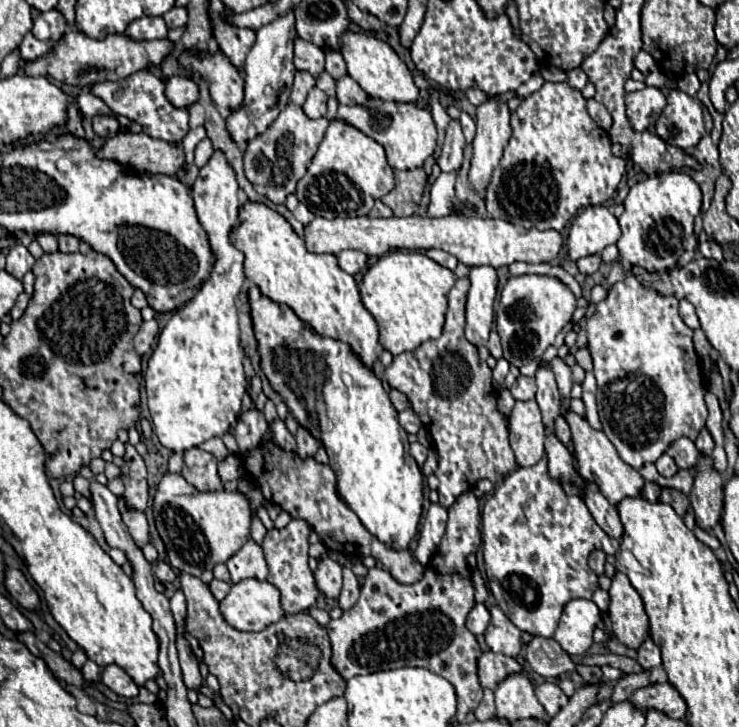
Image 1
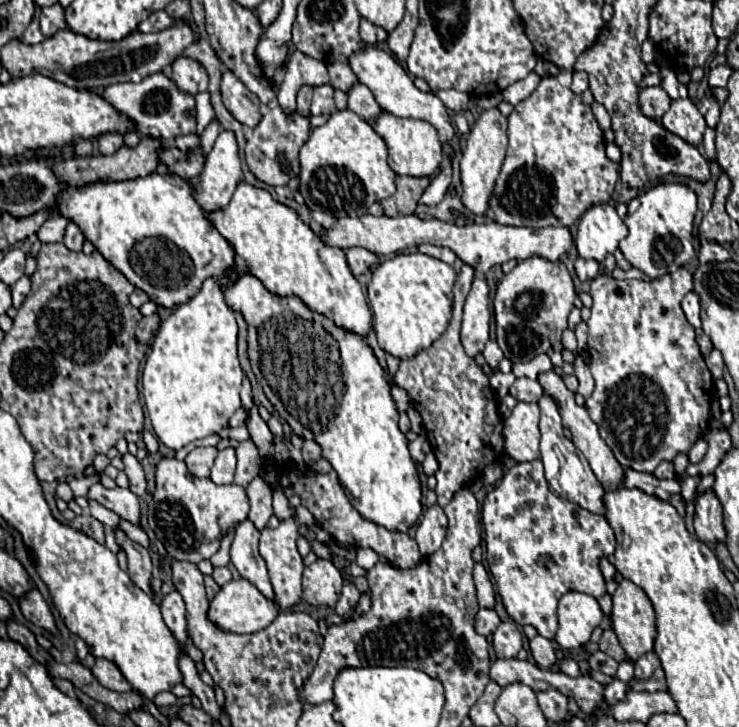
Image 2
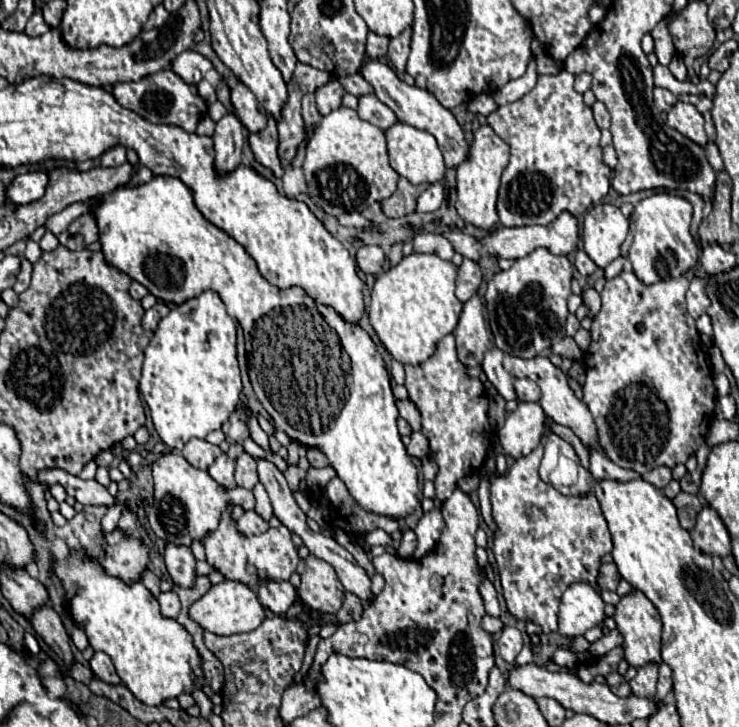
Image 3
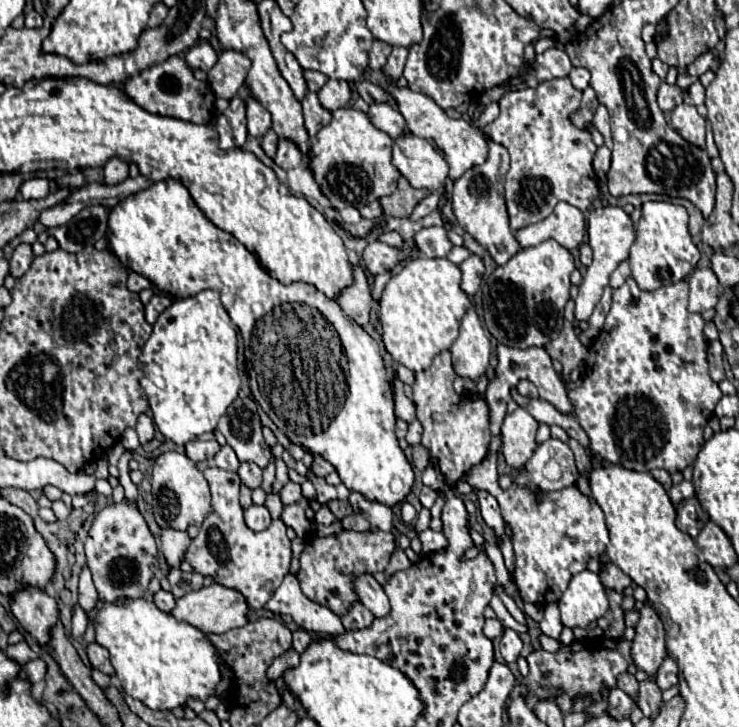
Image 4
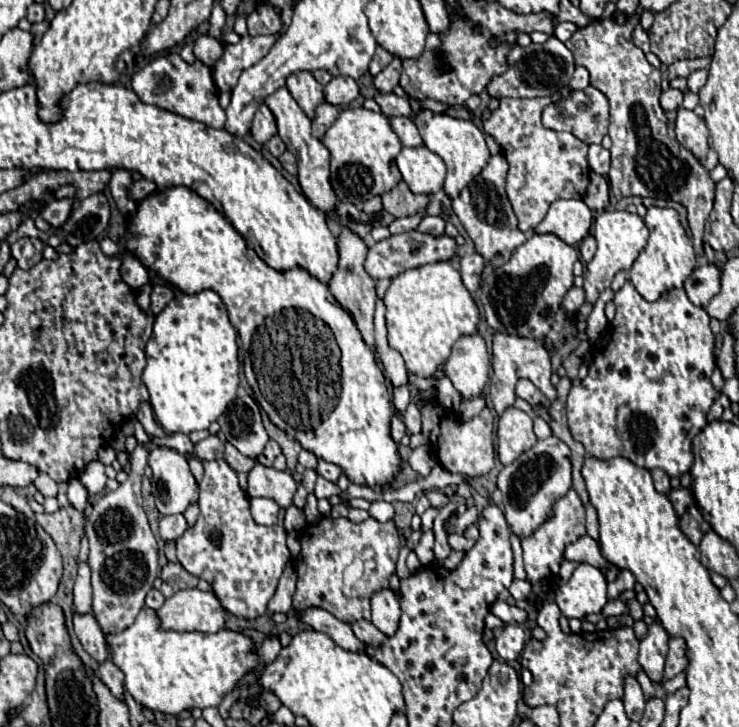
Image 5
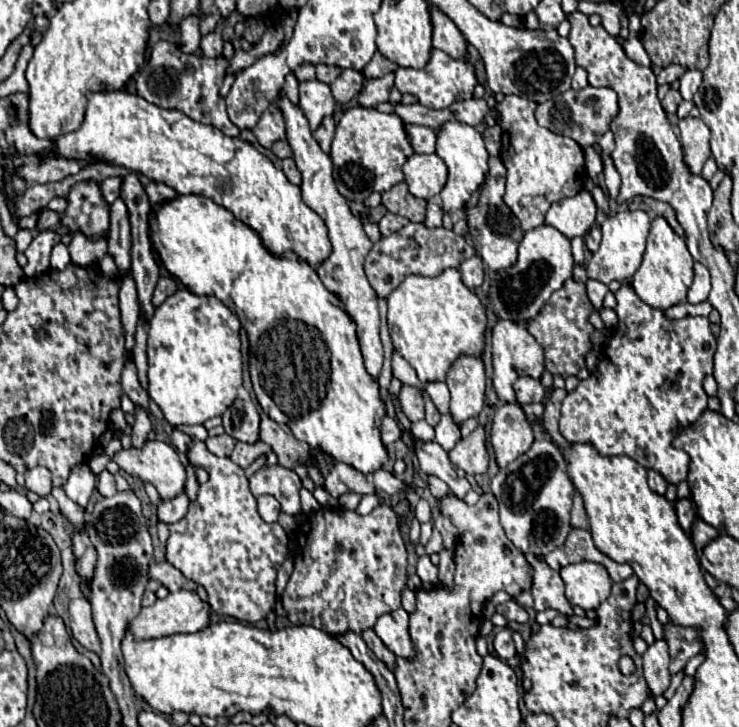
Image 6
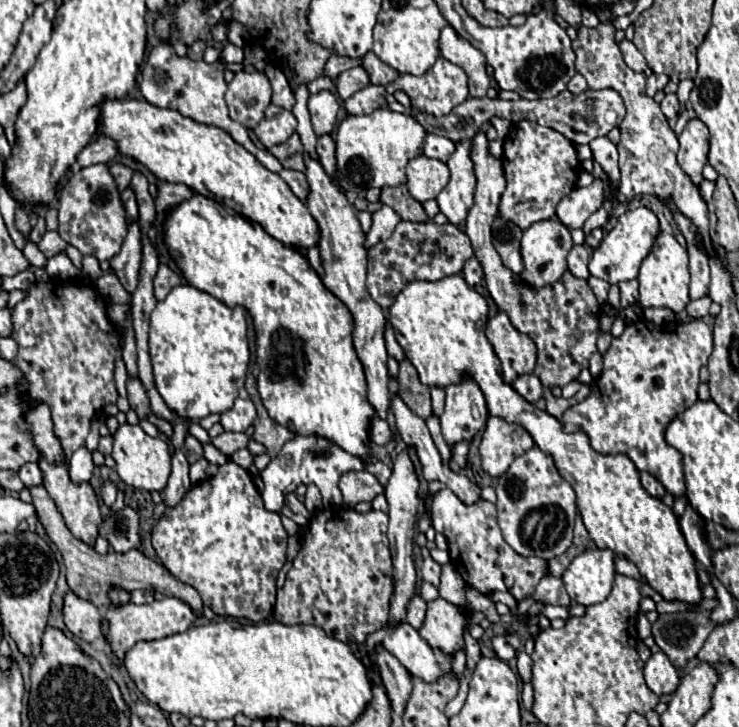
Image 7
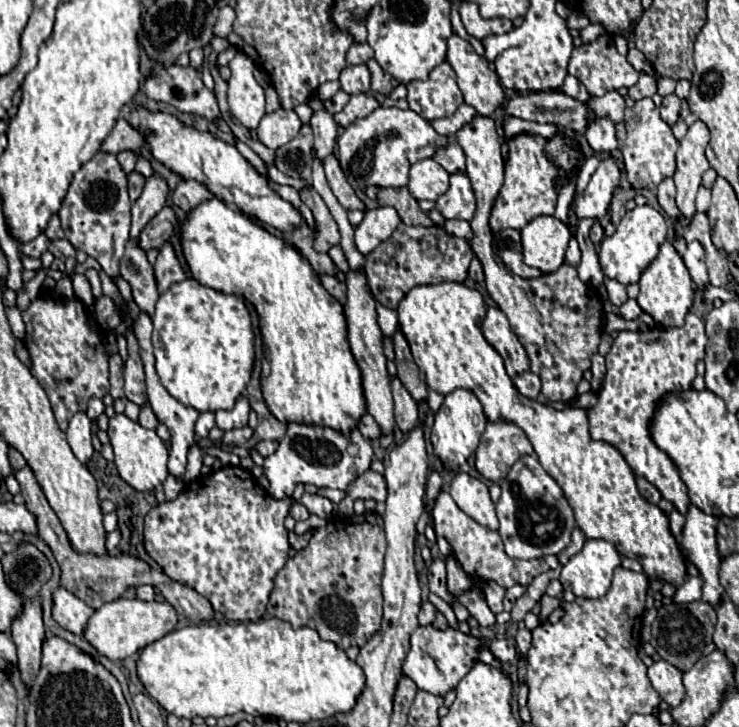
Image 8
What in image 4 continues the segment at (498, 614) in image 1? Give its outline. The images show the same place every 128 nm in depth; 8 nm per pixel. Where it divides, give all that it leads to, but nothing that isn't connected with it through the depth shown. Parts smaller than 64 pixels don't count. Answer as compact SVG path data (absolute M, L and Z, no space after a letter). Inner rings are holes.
M510 628L504 630L504 636L500 640L500 652L502 652L502 658L506 662L516 662L516 658L520 656L522 640L514 630L510 630Z

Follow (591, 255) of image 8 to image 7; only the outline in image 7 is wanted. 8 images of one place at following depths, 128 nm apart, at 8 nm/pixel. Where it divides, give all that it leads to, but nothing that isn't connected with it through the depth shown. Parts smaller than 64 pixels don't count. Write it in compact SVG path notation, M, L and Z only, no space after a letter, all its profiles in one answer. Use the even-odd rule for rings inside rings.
M606 202L600 210L596 210L588 220L586 220L586 224L584 224L584 234L590 234L594 228L600 228L600 224L606 224L606 220L608 220L608 216L610 216L610 210L612 210L612 204L610 202Z

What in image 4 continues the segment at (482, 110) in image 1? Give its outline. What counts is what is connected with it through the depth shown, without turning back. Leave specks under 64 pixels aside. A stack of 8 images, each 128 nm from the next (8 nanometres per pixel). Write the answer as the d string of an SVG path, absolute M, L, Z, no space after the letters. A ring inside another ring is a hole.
M486 136L488 144L488 158L484 164L464 172L454 182L454 194L452 194L452 210L458 220L458 224L470 232L494 258L498 266L506 264L516 252L518 242L514 240L514 232L508 226L508 214L504 204L504 188L502 188L502 176L508 172L508 152L502 144L494 142L490 136Z

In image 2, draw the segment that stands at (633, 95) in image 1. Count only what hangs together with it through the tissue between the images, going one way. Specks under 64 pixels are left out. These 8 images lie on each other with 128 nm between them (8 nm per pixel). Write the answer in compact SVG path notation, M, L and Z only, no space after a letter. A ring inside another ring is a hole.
M660 86L644 88L638 92L638 106L646 118L660 120L664 116L666 108L670 108L670 96Z

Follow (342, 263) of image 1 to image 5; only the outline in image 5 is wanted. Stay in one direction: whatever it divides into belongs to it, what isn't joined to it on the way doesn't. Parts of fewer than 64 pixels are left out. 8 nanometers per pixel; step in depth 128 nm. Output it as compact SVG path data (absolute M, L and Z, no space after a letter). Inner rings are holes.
M418 230L414 232L404 232L404 234L396 234L390 236L386 240L376 242L374 246L368 248L368 256L366 256L366 272L374 278L374 280L382 280L382 278L394 278L398 274L402 274L408 268L418 268L424 264L432 264L432 262L440 262L440 260L450 260L452 254L458 252L458 246L452 238L448 238L446 234L440 238L434 238L430 234L420 234Z

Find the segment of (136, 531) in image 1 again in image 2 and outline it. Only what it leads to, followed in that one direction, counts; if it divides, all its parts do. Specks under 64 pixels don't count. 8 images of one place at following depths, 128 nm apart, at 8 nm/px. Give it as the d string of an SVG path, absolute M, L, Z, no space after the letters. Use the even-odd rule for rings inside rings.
M94 484L90 490L88 490L88 498L100 502L102 506L106 506L108 510L116 512L122 520L128 520L130 524L134 526L140 526L140 504L138 504L138 498L126 488L114 488L114 490L108 490L104 488L102 484Z

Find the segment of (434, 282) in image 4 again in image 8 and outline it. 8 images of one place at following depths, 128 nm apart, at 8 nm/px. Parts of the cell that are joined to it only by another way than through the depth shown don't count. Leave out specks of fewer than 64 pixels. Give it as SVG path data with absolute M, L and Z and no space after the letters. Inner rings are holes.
M442 282L434 286L416 286L412 288L398 304L398 322L400 322L400 332L406 336L414 362L424 372L426 384L430 390L436 390L440 394L450 394L456 388L466 388L476 394L480 400L484 414L490 422L514 422L520 426L528 440L534 446L534 452L544 466L544 470L554 476L554 480L560 484L564 490L574 514L576 514L576 524L582 528L582 532L588 538L600 538L606 542L612 542L618 548L620 556L638 560L644 566L644 574L650 580L662 580L672 586L682 586L686 582L686 560L670 532L670 522L668 514L662 512L656 504L650 504L636 488L634 472L624 460L624 456L610 444L606 442L594 442L590 440L588 434L588 418L586 412L580 408L570 408L570 410L554 410L544 406L538 400L530 400L522 396L516 386L512 384L510 376L504 370L504 362L500 354L486 342L482 334L482 322L486 316L486 304L484 298L478 290L468 288L462 282Z

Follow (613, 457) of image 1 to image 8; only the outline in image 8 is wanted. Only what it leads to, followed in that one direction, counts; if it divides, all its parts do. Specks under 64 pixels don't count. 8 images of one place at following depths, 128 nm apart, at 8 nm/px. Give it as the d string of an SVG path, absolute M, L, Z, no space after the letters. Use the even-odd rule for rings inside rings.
M488 308L488 316L482 324L482 332L486 340L504 359L507 374L514 378L530 368L530 358L508 326L508 318L500 308Z

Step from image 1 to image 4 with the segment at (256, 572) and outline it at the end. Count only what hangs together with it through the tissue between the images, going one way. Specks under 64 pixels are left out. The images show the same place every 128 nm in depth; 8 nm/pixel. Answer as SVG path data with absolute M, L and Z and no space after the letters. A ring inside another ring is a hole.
M250 506L244 512L244 522L250 530L266 530L270 526L270 512L264 506ZM292 574L282 582L282 590L278 590L278 594L272 594L272 598L266 602L264 608L274 614L290 614L294 622L308 632L316 632L316 634L326 632L332 636L344 632L340 618L332 610L308 600L302 594L296 576Z

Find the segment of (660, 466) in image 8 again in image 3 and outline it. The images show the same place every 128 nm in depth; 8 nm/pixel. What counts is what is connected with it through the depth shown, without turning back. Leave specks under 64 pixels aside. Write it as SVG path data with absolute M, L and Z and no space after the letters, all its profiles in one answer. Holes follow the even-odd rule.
M622 272L608 280L600 292L602 310L592 320L592 342L586 352L586 382L584 402L590 408L596 428L598 446L604 454L622 468L632 468L640 474L648 474L658 466L674 468L678 462L686 462L702 444L714 420L716 388L712 384L712 372L702 348L696 348L694 318L686 312L684 294L690 286L686 276L672 280L660 280L656 284L644 284L634 272Z

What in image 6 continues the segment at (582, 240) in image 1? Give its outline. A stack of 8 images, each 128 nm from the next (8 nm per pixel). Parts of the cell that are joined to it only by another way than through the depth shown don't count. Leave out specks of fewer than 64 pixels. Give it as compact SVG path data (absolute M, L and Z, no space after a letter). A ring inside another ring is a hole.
M626 210L626 212L618 212L610 218L606 218L600 224L602 230L602 242L600 248L592 254L590 262L586 264L588 270L588 278L598 280L602 284L610 284L612 280L626 280L632 278L634 272L638 270L644 250L646 250L646 238L648 238L648 230L650 230L650 216L644 210Z

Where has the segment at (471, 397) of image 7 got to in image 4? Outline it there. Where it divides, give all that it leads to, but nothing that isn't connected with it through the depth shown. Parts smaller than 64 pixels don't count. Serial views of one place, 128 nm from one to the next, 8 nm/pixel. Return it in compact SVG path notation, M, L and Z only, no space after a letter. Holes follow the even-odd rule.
M472 306L460 324L460 336L450 346L454 370L458 376L476 380L486 374L490 362L490 340L482 328L482 322Z

